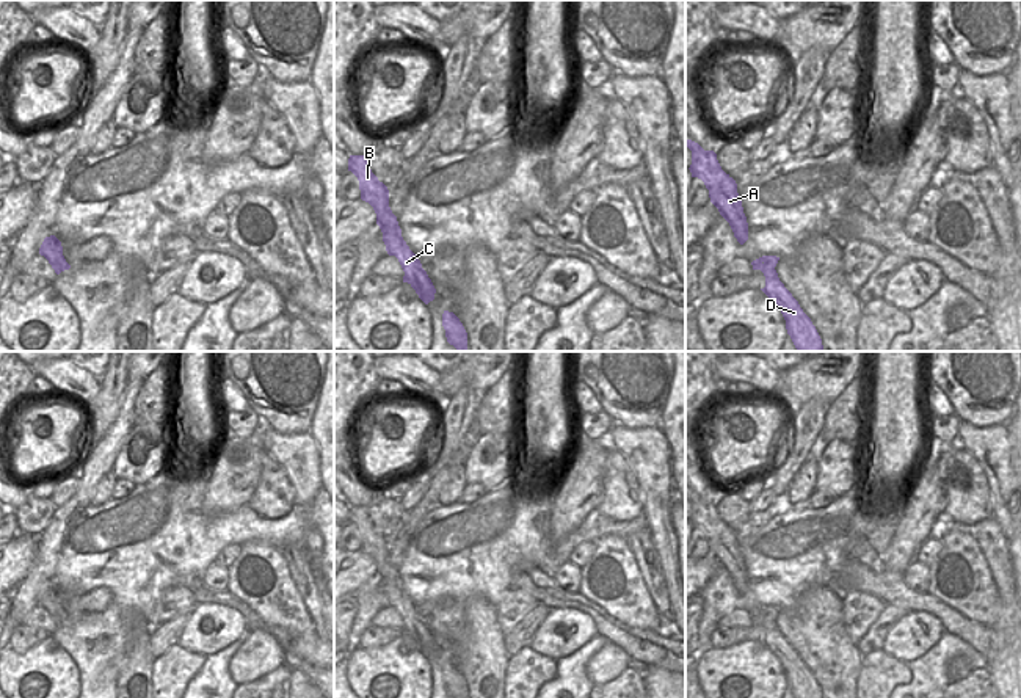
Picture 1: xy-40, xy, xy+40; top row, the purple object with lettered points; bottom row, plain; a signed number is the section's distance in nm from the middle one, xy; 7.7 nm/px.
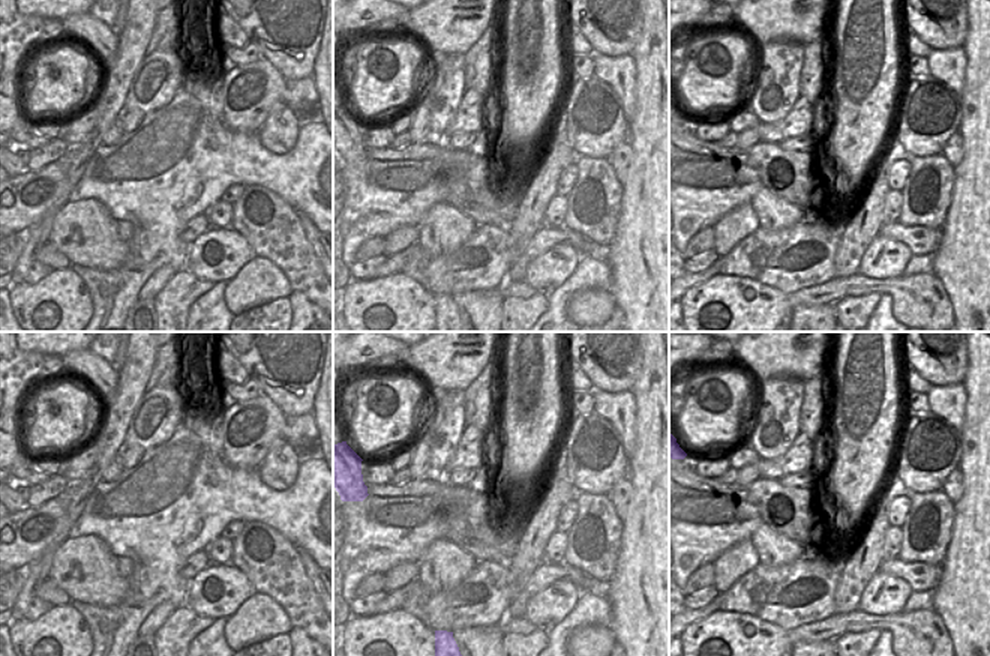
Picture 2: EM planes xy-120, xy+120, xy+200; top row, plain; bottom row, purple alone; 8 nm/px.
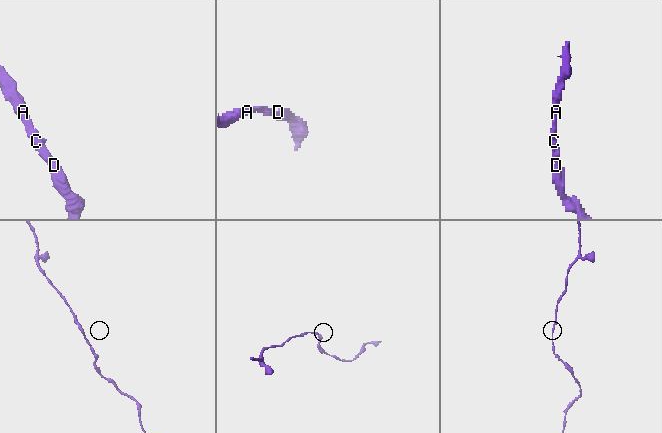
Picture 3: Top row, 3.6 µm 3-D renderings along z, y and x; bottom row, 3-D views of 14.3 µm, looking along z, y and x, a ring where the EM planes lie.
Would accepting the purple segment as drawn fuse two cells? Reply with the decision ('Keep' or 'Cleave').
Keep.

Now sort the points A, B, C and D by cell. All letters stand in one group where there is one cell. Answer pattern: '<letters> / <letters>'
A B C D

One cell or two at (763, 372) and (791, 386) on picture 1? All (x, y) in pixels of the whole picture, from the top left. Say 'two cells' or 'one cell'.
two cells

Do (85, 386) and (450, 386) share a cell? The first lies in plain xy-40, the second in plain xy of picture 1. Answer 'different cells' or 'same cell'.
different cells

